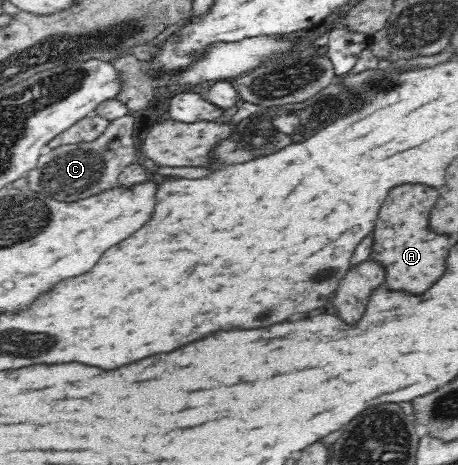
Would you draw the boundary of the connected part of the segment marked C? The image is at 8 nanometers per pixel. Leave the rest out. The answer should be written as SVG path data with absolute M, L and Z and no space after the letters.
M127 111L125 116L110 121L95 140L66 144L52 148L49 154L38 158L37 166L27 174L29 188L61 202L75 202L89 198L118 184L118 174L137 162L137 146L133 138L135 116Z

